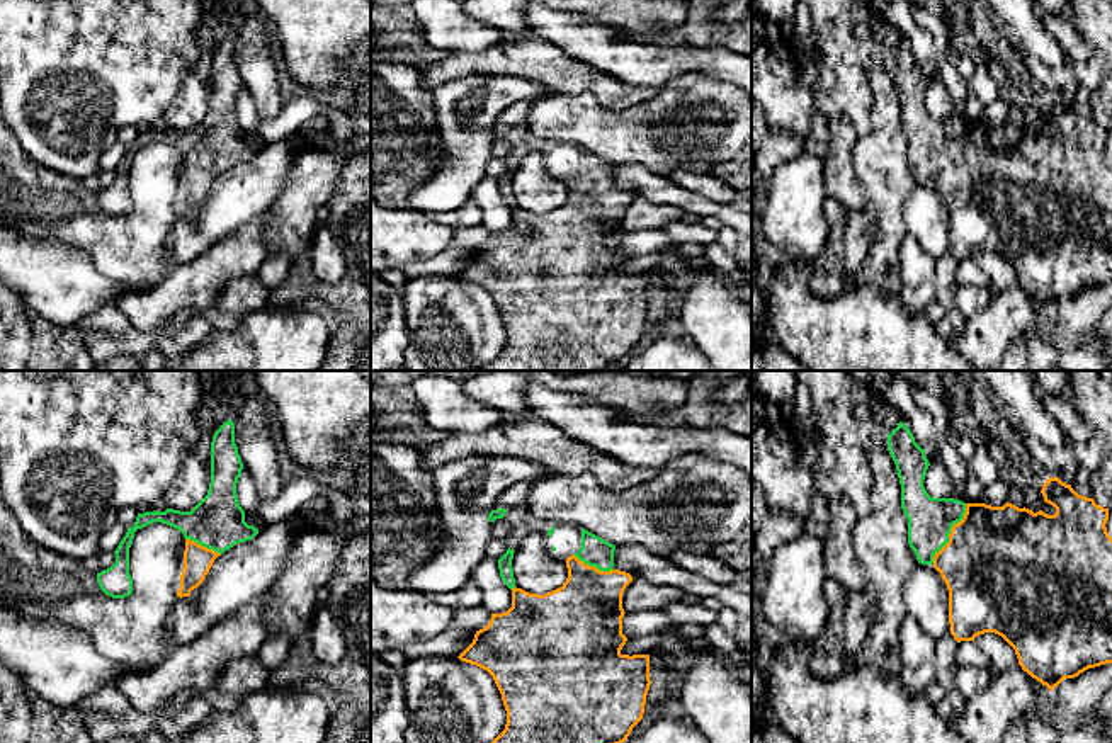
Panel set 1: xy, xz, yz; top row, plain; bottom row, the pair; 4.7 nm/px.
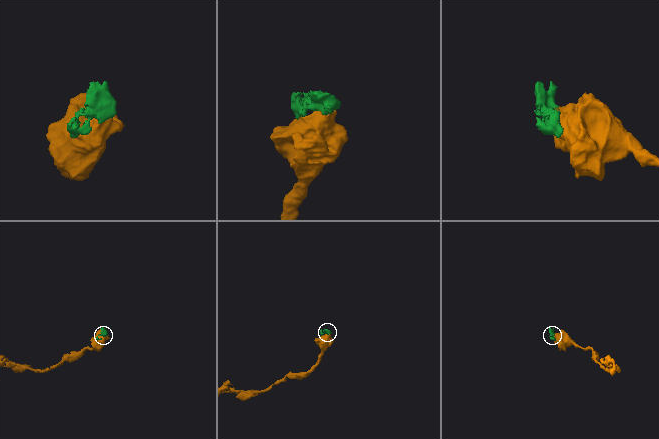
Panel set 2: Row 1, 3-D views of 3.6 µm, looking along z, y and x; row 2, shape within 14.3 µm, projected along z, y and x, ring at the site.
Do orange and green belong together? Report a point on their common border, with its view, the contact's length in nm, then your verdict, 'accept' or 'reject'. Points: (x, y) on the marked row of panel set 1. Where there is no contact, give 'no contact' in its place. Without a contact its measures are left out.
contact yz (951, 533); length 340 nm; accept

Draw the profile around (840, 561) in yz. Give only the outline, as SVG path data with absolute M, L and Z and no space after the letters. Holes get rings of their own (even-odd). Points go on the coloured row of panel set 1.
M847 498L830 503L830 525L823 537L823 561L828 578L847 592L865 590L865 571L854 549L854 527L859 515Z

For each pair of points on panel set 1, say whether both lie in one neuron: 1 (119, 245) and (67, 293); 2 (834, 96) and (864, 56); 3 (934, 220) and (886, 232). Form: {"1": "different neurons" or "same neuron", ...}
{"1": "different neurons", "2": "same neuron", "3": "different neurons"}

